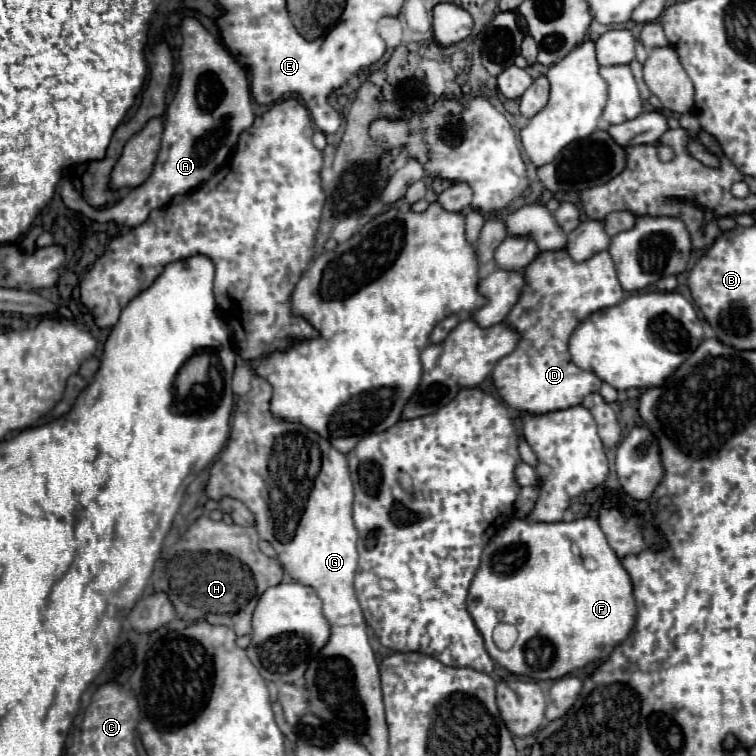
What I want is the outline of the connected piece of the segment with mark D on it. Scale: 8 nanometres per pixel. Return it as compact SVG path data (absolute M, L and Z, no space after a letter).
M560 250L540 252L536 260L524 268L524 282L520 300L506 318L520 340L514 352L496 362L492 372L494 386L500 398L520 412L546 414L578 406L584 396L598 392L602 380L572 362L568 338L592 312L614 306L624 298L612 256L604 250L582 264L560 264Z

